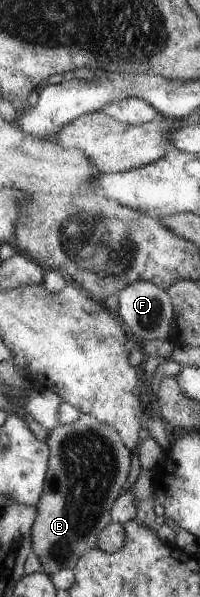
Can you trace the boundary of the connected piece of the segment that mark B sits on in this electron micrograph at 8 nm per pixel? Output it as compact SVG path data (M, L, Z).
M80 414L76 421L66 425L56 424L52 430L47 431L44 440L48 449L47 469L40 498L35 506L36 518L30 526L30 553L36 556L40 563L40 571L49 575L56 570L72 570L80 554L96 547L98 534L111 523L110 507L122 492L134 453L124 446L112 426L98 422L90 414Z

